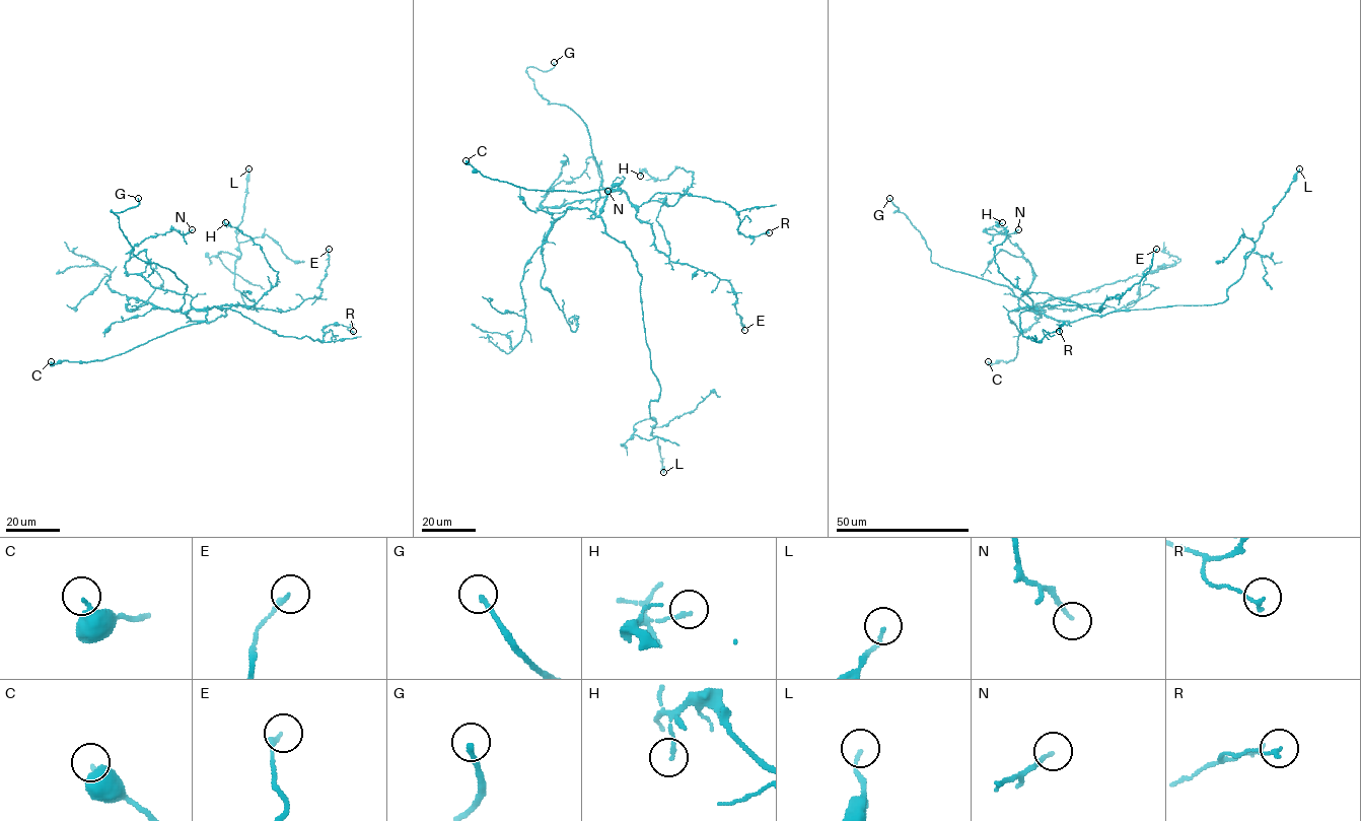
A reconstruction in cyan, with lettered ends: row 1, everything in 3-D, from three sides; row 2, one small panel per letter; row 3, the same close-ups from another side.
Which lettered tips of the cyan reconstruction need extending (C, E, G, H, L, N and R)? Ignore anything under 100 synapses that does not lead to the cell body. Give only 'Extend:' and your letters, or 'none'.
Extend: G

